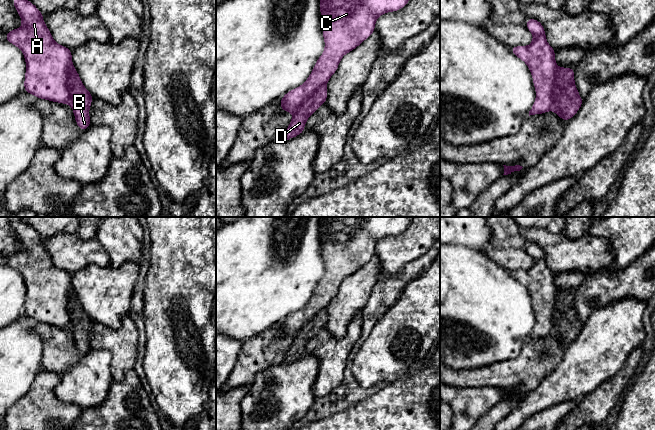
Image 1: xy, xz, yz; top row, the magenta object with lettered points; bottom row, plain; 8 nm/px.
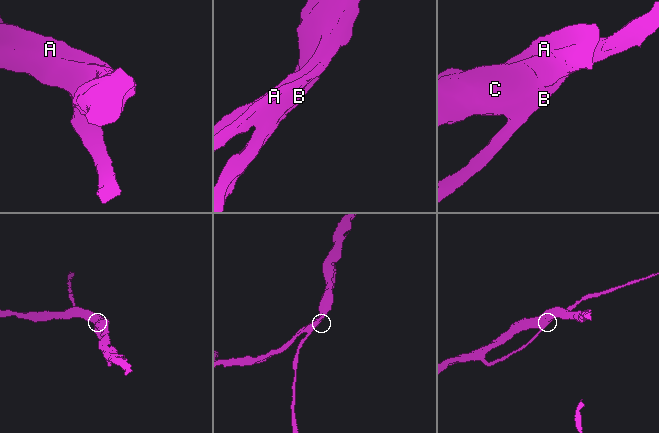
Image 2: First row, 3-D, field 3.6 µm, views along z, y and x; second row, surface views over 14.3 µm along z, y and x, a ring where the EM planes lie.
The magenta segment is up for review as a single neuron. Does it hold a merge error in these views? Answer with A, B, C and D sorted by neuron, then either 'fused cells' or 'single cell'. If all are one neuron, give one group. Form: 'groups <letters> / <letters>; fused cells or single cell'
groups A B C D; single cell

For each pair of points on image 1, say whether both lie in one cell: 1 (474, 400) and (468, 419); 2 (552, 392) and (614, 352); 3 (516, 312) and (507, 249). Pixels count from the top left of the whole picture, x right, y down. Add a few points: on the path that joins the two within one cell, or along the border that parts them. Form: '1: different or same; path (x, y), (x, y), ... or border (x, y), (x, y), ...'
1: same; path (469, 405), (468, 414)
2: same; path (567, 382), (599, 352)
3: different; border (489, 257), (509, 271)

